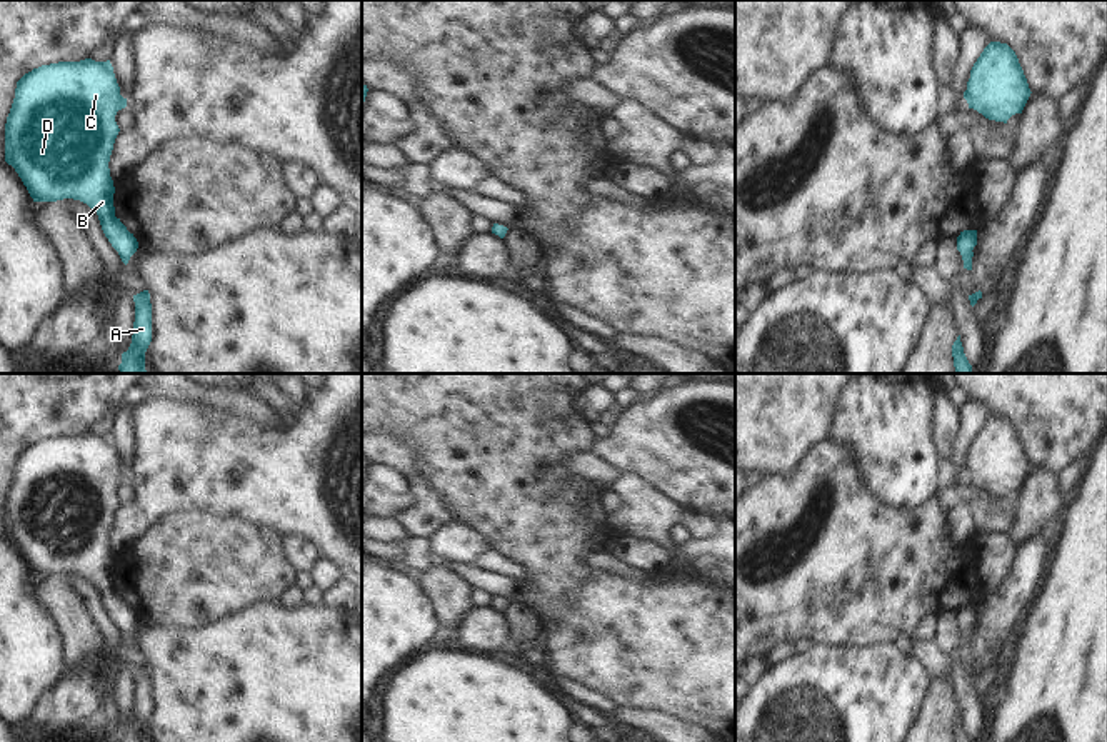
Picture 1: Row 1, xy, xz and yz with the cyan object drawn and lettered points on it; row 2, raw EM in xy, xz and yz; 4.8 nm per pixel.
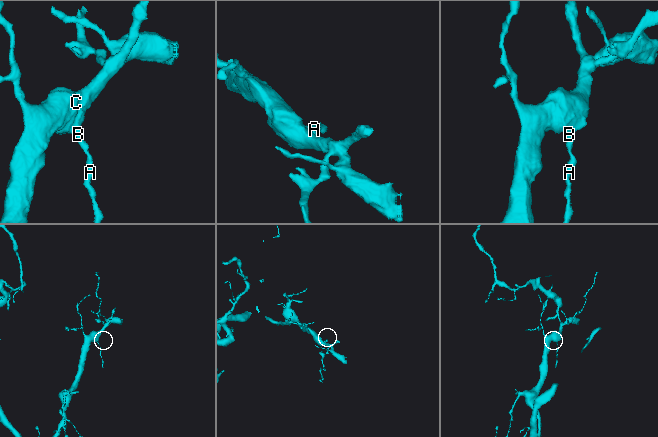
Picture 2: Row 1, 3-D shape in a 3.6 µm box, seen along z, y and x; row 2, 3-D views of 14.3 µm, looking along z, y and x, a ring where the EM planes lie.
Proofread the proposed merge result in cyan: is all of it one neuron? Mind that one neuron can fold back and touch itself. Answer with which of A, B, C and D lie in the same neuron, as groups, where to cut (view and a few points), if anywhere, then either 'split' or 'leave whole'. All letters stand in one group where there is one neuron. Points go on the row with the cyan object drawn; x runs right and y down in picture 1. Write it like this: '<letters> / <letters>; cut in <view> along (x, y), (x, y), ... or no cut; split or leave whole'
A B C D; no cut; leave whole

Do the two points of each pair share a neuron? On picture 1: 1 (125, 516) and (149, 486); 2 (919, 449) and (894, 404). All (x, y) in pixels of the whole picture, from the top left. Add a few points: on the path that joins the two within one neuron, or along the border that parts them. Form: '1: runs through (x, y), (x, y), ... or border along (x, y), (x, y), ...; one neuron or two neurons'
1: runs through (132, 509), (149, 492); one neuron
2: runs through (907, 437), (894, 424), (894, 416); one neuron

